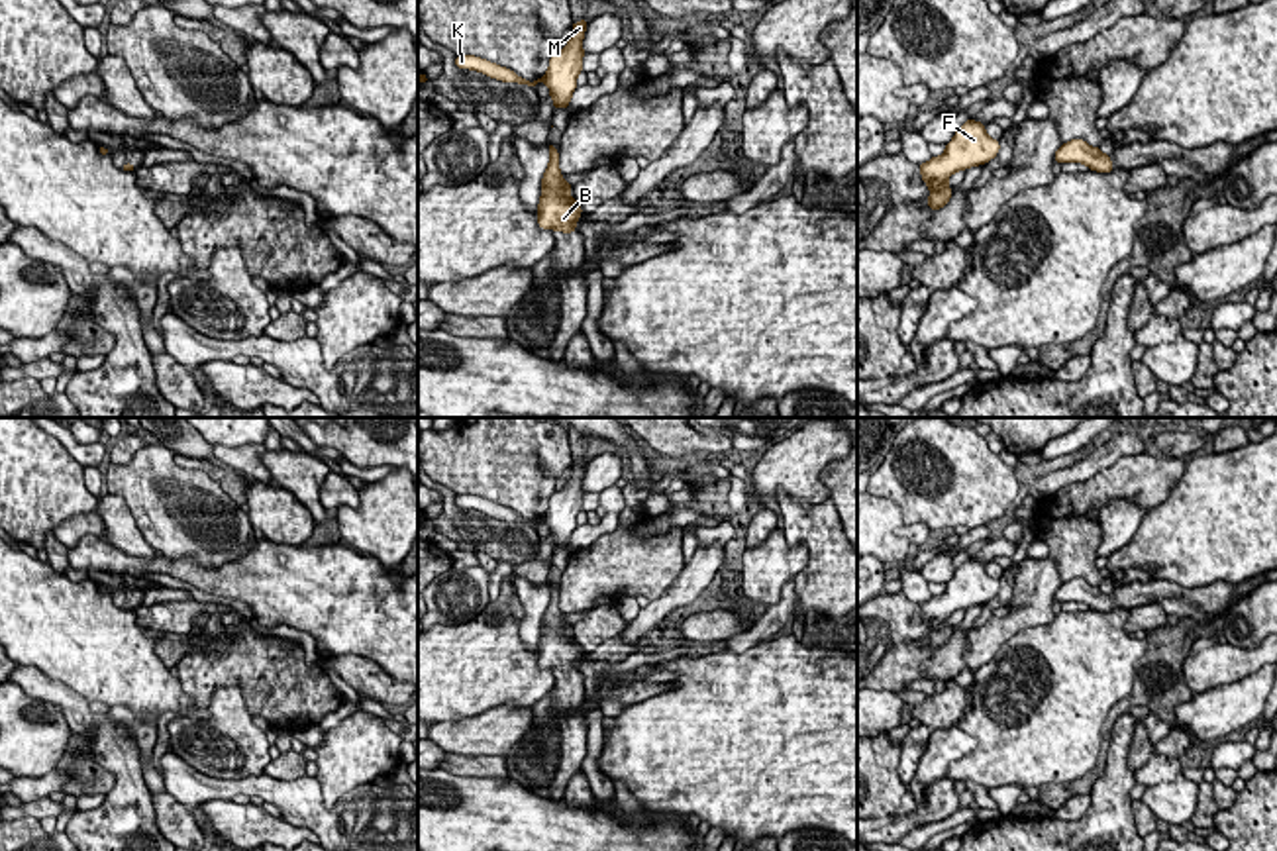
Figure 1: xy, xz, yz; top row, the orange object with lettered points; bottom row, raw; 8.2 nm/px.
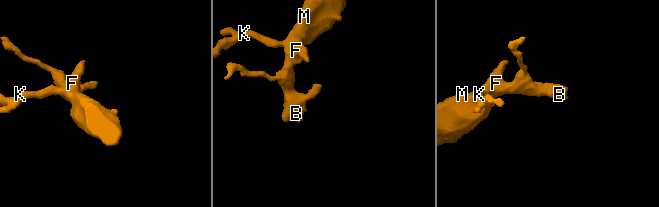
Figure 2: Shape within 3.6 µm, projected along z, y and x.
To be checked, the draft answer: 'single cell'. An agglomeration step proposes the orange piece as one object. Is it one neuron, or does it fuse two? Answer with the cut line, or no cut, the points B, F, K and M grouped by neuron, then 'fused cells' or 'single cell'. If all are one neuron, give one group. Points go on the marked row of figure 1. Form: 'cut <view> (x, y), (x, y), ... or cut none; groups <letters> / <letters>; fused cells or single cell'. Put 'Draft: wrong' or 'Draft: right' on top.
Draft: right
cut none; groups B F K M; single cell

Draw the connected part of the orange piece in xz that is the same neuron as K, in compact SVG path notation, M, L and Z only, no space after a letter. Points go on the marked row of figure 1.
M581 20L571 25L573 33L569 43L565 45L563 51L555 51L555 55L549 59L547 73L534 82L518 76L514 71L506 67L494 65L475 55L457 55L455 67L479 71L502 82L518 82L528 86L545 82L549 86L549 96L553 98L553 110L555 108L567 110L571 96L577 88L577 76L583 73L581 61L587 55L583 51L583 37L585 37L587 25L588 25L588 20Z

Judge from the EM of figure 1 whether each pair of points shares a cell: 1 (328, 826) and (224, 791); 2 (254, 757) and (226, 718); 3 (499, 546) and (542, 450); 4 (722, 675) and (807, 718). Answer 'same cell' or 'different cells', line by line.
1: same cell
2: same cell
3: different cells
4: same cell

